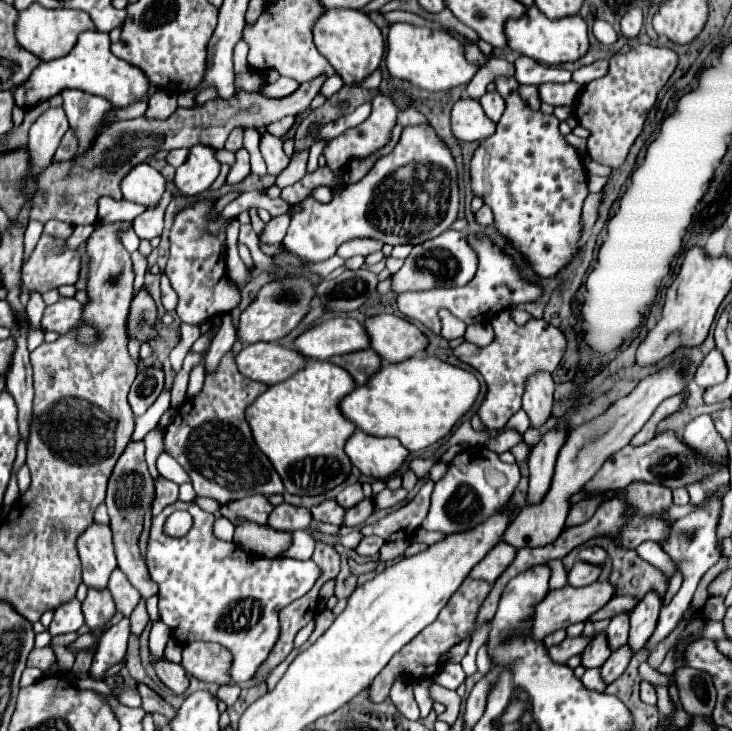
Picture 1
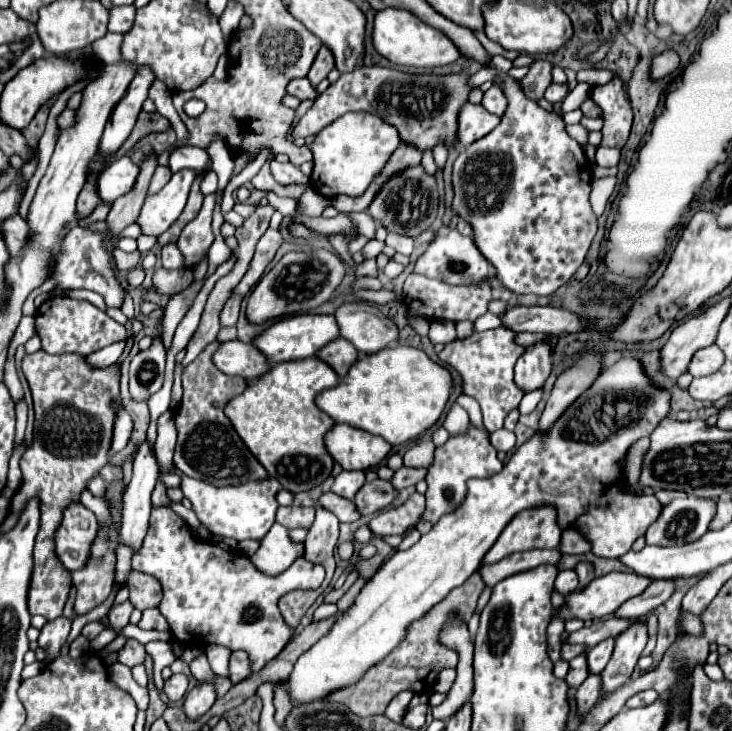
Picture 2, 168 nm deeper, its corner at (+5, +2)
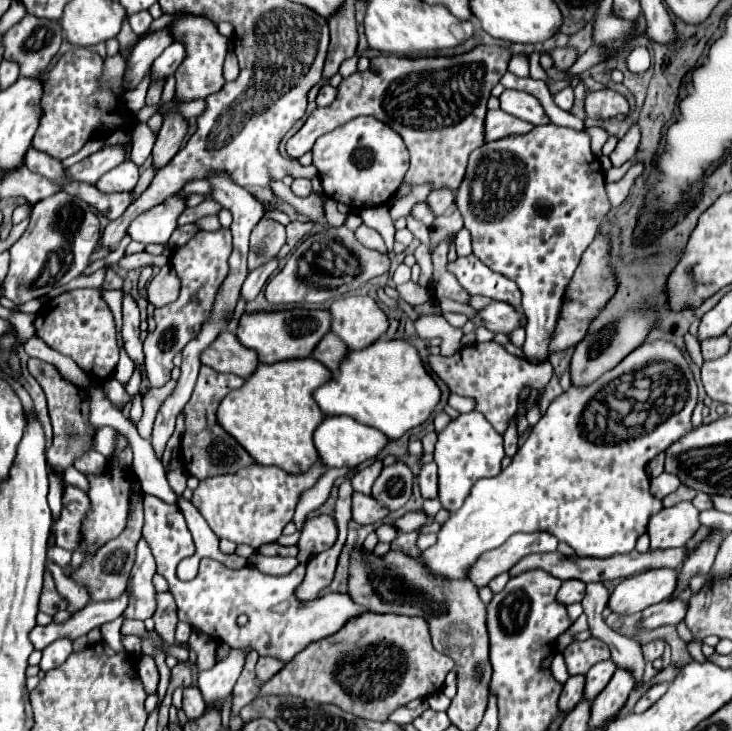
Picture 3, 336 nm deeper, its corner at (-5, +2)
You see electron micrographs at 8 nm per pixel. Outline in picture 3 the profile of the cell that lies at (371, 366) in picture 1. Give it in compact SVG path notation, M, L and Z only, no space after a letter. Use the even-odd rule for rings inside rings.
M328 332L312 352L312 356L320 360L328 370L332 370L334 376L340 372L340 362L346 358L346 354L348 354L348 346L342 340L338 340L334 332Z

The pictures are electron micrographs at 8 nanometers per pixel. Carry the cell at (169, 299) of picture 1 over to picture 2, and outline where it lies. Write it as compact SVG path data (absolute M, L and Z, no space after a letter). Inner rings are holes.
M166 244L162 248L162 266L166 268L184 268L184 258L180 254L180 250L176 248L176 244Z

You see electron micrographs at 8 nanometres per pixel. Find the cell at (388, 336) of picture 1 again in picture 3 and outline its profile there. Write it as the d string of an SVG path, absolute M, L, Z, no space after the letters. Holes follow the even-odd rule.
M370 296L340 298L330 306L332 332L338 334L350 350L362 350L382 338L388 330L388 318Z

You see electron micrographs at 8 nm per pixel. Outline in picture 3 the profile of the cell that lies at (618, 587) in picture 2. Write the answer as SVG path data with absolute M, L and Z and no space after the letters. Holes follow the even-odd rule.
M670 568L646 570L642 574L624 578L608 598L608 608L614 614L636 614L646 606L658 604L674 592L678 572Z

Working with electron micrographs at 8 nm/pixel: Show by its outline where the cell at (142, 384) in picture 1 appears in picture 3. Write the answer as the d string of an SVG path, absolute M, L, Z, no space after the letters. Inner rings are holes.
M222 228L218 232L200 230L188 244L174 250L172 266L176 268L178 278L182 280L182 290L178 300L174 300L168 306L156 308L156 330L144 340L144 368L152 388L162 388L170 380L170 372L174 368L174 354L182 350L192 340L192 336L198 334L202 322L210 316L210 306L214 304L218 286L222 284L222 278L226 278L230 250L232 236L228 228Z

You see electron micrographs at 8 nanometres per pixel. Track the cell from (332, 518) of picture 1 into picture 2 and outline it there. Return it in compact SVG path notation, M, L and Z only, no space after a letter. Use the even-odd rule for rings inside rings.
M326 492L318 502L324 508L328 508L330 512L334 512L340 522L356 522L360 518L360 512L356 510L356 504L348 498L342 498L342 496L334 494L334 492Z

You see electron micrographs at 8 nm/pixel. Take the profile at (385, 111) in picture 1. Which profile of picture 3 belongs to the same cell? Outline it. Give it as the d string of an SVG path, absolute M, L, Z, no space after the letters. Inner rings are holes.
M358 116L320 136L312 148L312 156L324 194L356 210L388 202L408 170L408 150L400 134L370 116Z

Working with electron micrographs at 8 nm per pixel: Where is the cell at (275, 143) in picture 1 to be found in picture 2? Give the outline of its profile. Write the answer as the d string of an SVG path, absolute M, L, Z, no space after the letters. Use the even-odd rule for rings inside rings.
M272 160L270 170L272 170L274 180L276 180L278 184L284 184L284 186L290 186L290 184L304 186L304 184L308 184L308 180L310 180L308 176L304 176L304 174L300 172L300 168L292 166L290 162L288 162L288 164L280 164L280 162Z

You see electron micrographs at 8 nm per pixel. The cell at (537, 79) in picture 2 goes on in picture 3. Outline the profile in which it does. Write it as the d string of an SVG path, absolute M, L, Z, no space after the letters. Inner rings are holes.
M554 48L550 52L550 56L554 60L554 68L560 70L560 72L566 72L576 62L576 58L578 58L574 48Z

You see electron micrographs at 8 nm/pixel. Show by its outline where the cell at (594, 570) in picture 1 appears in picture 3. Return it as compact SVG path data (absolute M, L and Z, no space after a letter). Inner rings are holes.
M564 580L558 590L558 602L562 602L562 604L580 602L584 598L584 588L586 588L586 584L580 580Z

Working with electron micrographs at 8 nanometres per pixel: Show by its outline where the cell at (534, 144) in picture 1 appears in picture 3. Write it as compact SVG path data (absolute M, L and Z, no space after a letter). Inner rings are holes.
M542 124L526 134L514 134L482 144L470 154L466 176L456 194L456 206L464 218L464 226L472 234L472 252L494 272L514 280L522 292L522 308L528 318L524 326L526 340L522 346L526 360L532 364L546 362L564 292L584 250L596 238L602 218L610 210L610 200L604 190L604 170L590 150L590 136L584 130Z

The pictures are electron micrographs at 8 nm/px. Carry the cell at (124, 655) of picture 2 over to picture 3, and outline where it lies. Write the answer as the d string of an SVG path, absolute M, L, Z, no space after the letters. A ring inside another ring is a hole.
M138 656L136 668L138 668L138 676L140 676L146 692L148 694L156 692L156 686L158 686L158 668L156 668L154 658L152 656Z

